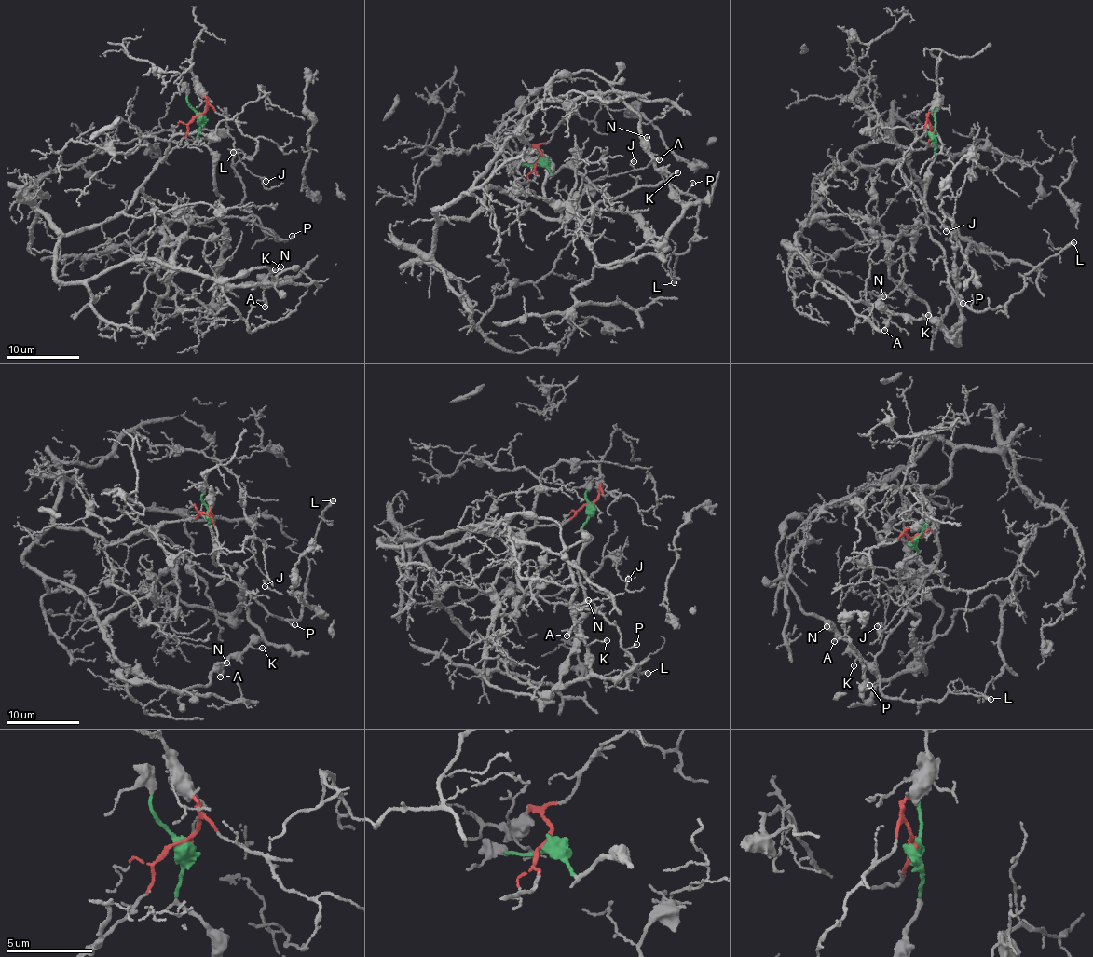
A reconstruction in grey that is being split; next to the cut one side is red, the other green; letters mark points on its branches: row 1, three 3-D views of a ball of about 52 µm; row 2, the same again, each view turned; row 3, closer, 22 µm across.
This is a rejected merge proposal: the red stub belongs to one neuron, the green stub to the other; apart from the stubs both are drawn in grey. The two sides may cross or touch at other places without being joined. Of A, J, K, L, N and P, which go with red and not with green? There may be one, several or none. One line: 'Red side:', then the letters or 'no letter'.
Red side: J, L, P

